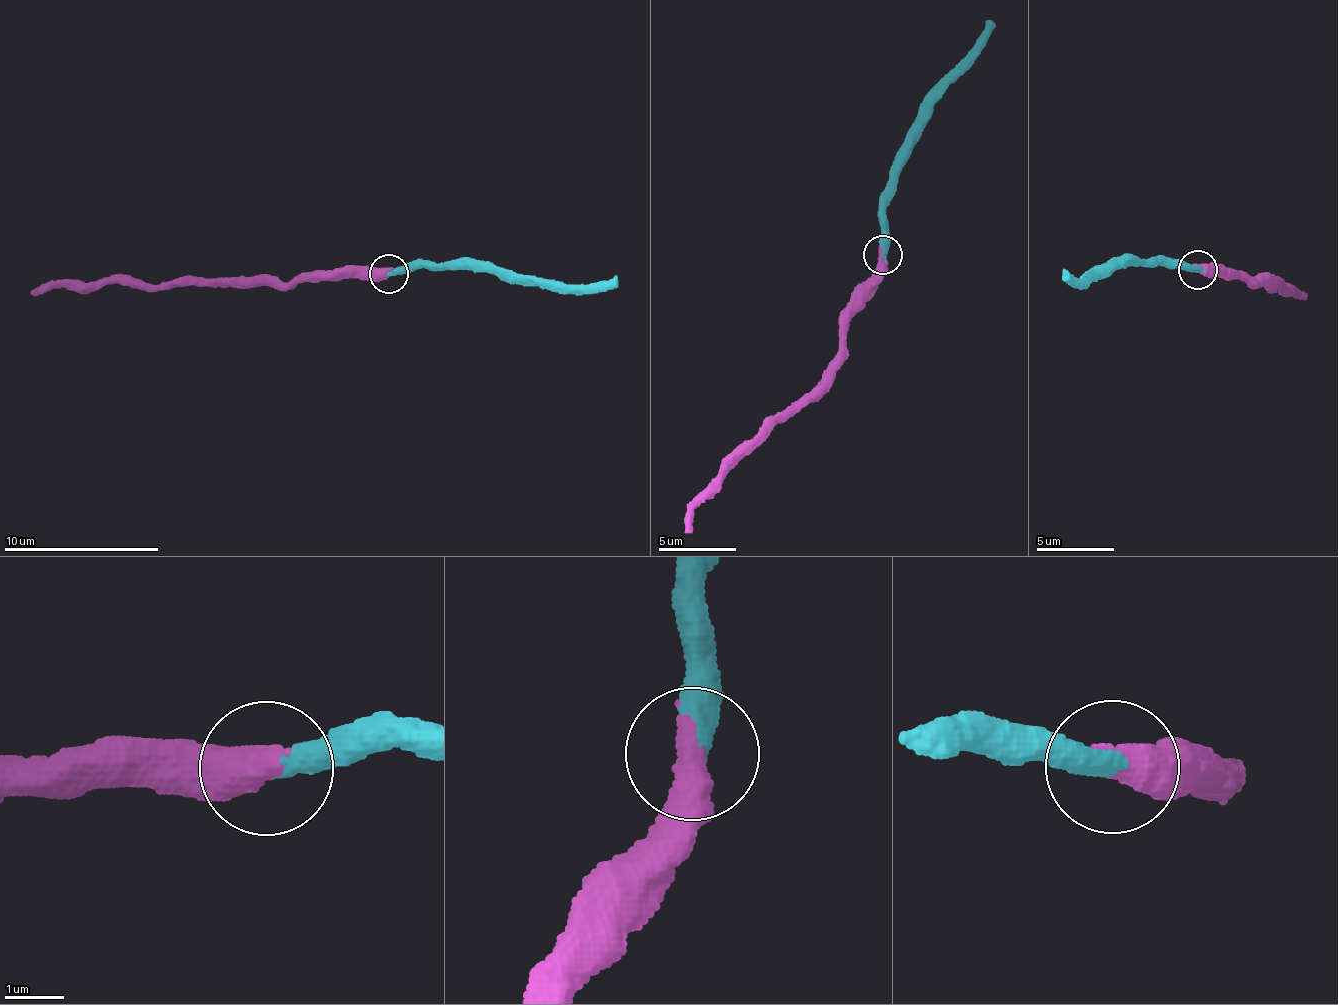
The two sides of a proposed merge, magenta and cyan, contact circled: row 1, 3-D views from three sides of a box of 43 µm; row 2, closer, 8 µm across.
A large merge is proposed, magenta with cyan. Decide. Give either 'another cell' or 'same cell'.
another cell

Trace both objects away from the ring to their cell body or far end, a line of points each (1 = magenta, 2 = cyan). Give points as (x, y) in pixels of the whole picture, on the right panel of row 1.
1: (1196, 270), (1231, 273), (1268, 284), (1262, 284), (1292, 288), (1303, 297)
2: (1196, 270), (1145, 265), (1090, 267), (1078, 281), (1068, 280), (1065, 268)

